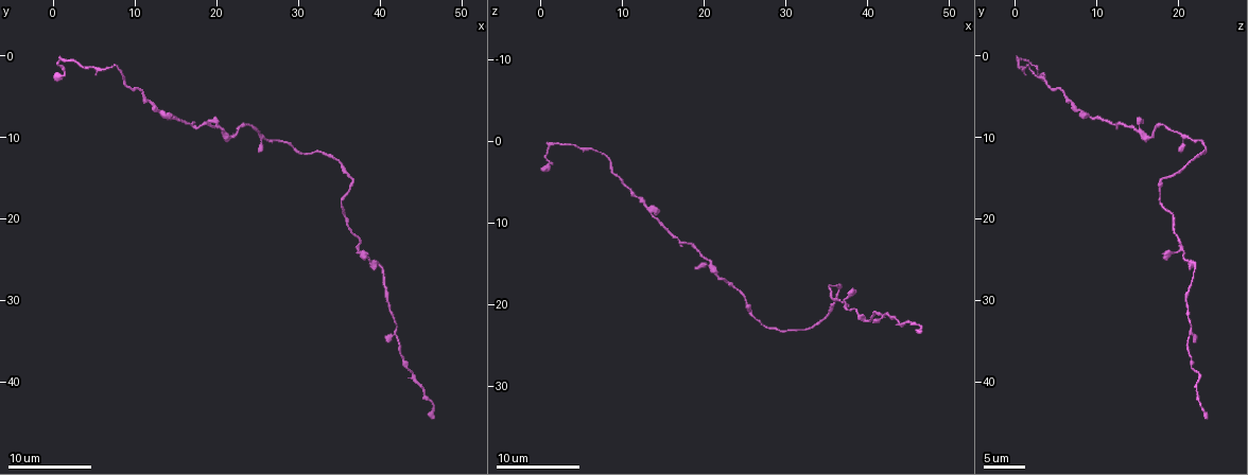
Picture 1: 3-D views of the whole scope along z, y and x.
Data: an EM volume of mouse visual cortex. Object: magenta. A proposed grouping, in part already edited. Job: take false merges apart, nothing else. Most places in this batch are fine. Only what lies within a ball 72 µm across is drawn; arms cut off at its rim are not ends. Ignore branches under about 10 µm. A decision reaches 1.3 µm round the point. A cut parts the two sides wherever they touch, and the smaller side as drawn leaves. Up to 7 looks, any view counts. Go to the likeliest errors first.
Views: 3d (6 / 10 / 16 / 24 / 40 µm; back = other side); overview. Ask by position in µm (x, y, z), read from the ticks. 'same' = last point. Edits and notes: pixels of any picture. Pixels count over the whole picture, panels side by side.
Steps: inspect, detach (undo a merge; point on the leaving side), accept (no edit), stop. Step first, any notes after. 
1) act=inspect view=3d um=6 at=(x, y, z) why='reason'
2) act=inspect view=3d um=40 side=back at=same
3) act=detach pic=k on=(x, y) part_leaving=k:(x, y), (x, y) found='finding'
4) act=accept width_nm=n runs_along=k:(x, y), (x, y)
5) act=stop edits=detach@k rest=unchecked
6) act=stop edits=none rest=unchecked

act=inspect view=3d um=10 at=(41.8, 33.0, 21.6) why='side arm on a straight run'

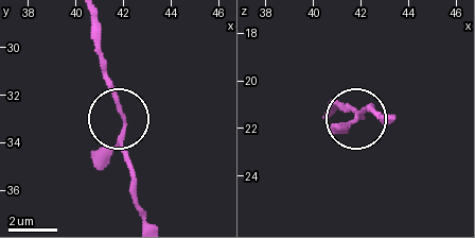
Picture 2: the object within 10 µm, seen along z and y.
act=accept runs_along=2:(92, 18), (99, 62), (123, 122), (128, 187) found='all the same cell'

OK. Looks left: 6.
act=inspect view=3d um=10 at=(13.2, 7.0, 7.8) why='thick turns thin'

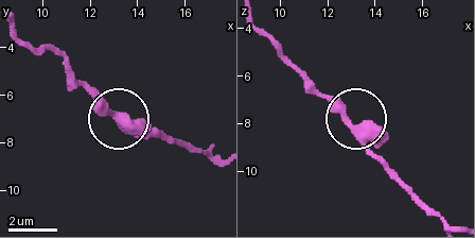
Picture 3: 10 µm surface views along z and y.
act=accept runs_along=3:(443, 219), (376, 152), (365, 128), (305, 75) found='all the same cell'

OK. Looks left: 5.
act=inspect view=3d um=10 at=(40.2, 26.0, 21.8)

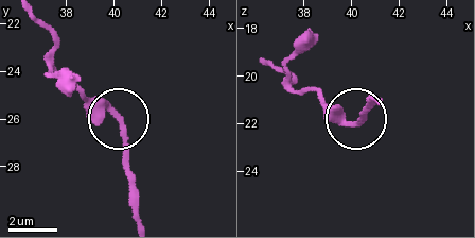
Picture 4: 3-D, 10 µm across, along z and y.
act=inspect view=3d um=10 side=back at=(40.0, 25.9, 22.1)

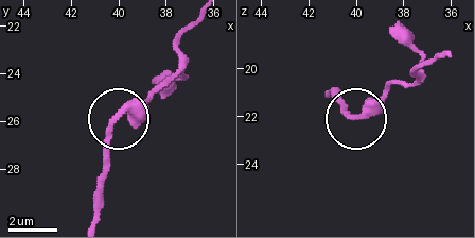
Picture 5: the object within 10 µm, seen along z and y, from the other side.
act=accept found='all the same cell'

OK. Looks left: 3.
act=inspect view=3d um=10 at=(29.4, 11.2, 23.4)

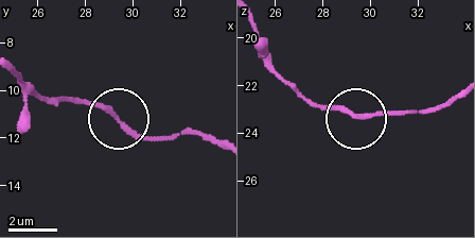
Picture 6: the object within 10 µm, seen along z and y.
act=inspect view=3d um=6 at=(29.5, 11.5, 23.3) why='zoom in'

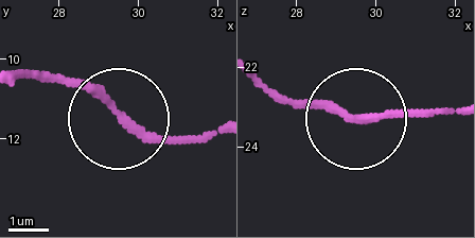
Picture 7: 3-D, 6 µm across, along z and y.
act=accept runs_along=7:(116, 107), (38, 77) found='one cell here'

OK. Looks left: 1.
act=stop edits=none rest=unchecked

